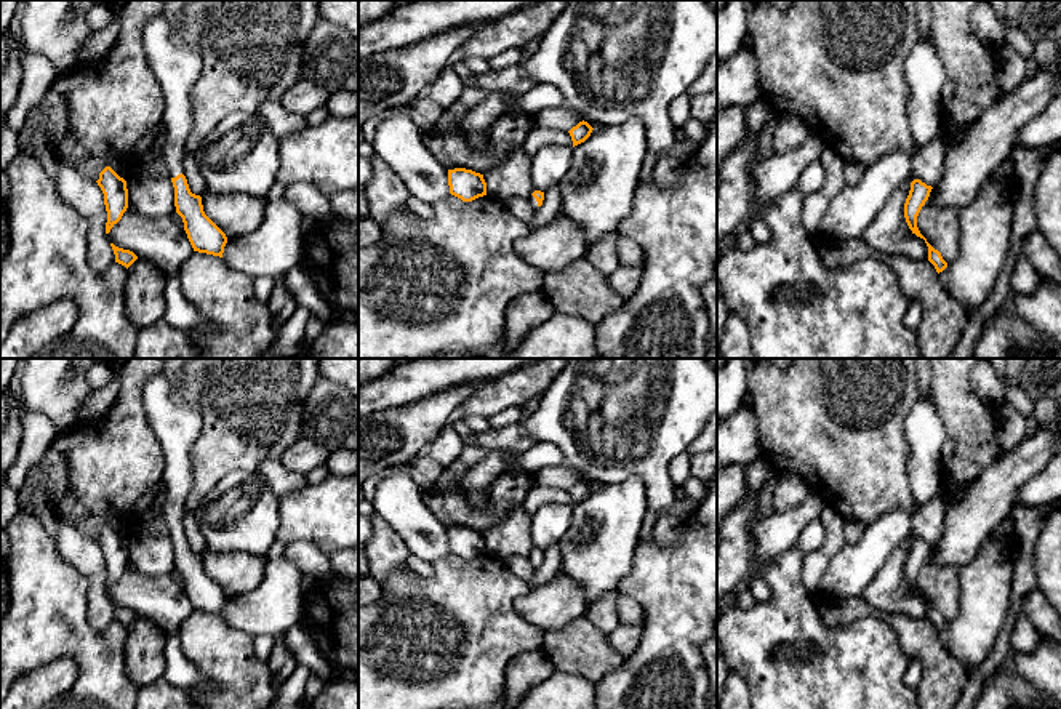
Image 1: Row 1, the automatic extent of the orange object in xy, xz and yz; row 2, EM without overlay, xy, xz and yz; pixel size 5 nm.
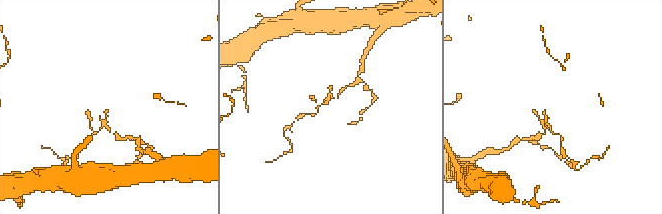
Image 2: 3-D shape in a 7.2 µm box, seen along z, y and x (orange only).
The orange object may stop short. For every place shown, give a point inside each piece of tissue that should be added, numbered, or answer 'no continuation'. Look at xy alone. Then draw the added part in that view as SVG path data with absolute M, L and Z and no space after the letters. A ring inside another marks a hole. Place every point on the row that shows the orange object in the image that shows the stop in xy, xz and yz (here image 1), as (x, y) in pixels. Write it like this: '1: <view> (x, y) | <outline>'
1: xy (176, 68) | M165 14L146 24L142 45L165 101L162 158L170 176L176 178L182 173L186 141L192 128L190 90L202 72L202 56L197 48L171 42Z

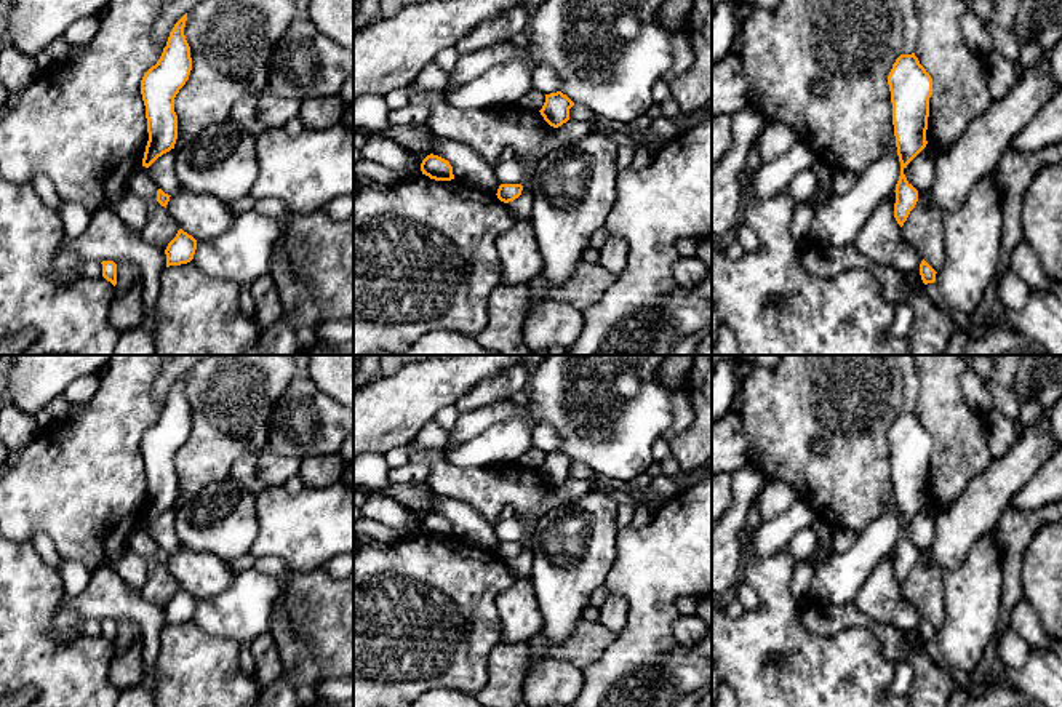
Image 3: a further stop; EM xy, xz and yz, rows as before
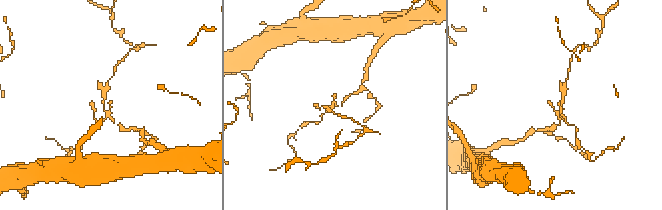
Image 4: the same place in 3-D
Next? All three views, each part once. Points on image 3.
no continuation

